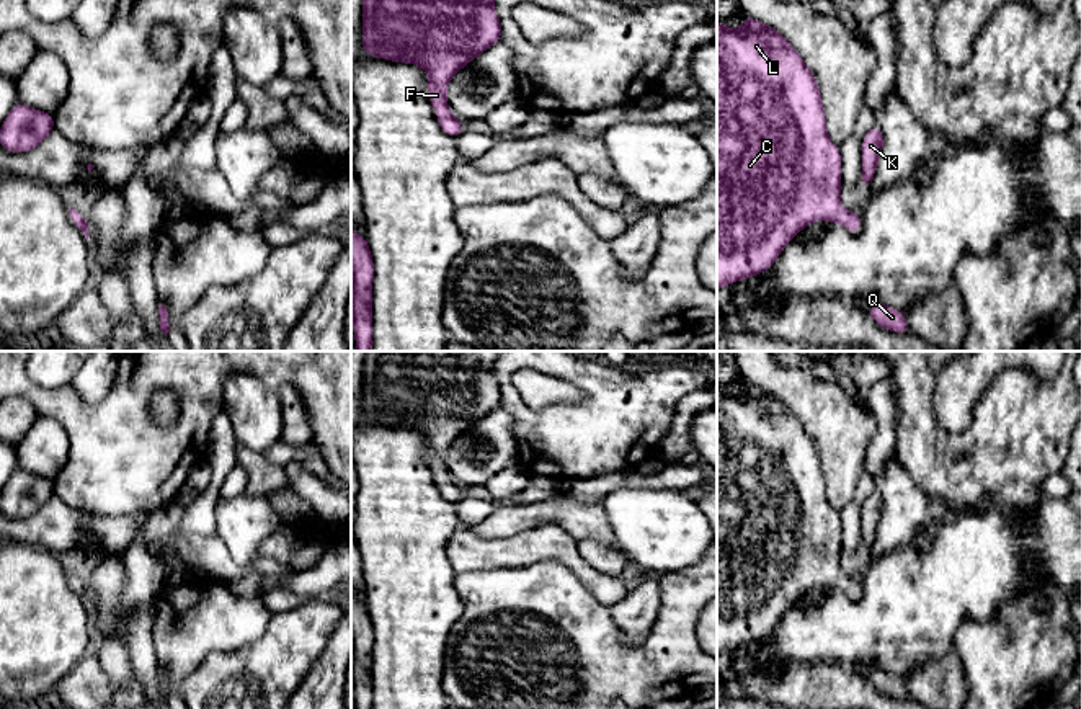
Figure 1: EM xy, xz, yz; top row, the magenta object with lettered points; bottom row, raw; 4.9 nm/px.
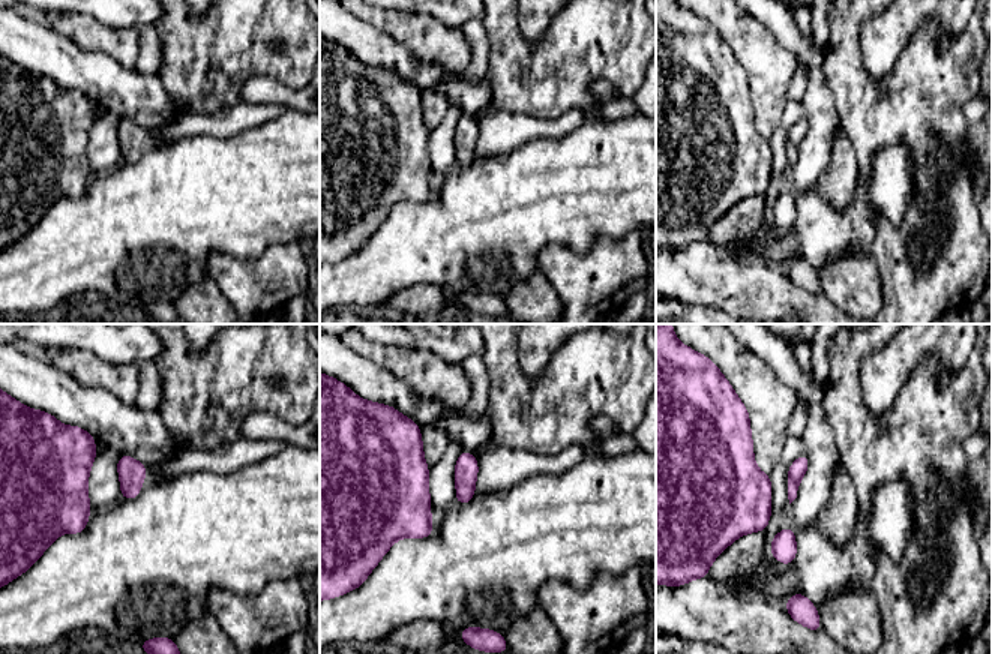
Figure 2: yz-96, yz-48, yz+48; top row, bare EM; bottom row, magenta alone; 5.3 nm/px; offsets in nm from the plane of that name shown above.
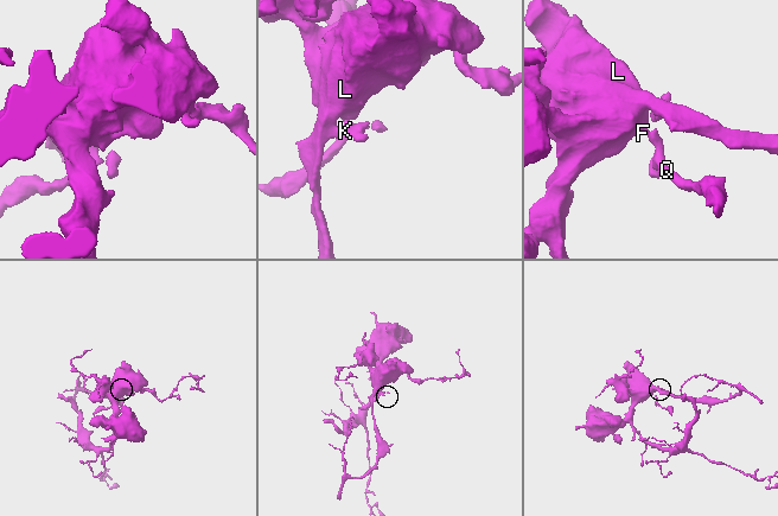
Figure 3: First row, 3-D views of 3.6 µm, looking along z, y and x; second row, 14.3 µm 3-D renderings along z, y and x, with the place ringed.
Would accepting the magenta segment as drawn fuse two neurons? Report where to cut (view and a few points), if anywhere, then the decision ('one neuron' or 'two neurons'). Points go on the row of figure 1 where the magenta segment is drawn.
no cut; one neuron

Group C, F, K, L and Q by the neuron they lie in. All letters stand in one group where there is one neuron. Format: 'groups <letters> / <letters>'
groups C F K L Q

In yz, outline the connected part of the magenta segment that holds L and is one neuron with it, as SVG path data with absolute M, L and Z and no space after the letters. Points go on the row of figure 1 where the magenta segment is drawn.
M743 15L743 28L740 31L732 31L717 21L717 291L725 284L769 270L785 243L812 221L825 219L828 222L841 222L852 235L859 235L861 216L857 211L843 211L839 204L841 185L839 149L828 139L820 87L800 54L779 31L748 15Z

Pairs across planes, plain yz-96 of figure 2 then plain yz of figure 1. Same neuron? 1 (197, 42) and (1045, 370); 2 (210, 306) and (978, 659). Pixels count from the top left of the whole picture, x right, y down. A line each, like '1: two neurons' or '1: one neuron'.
1: two neurons
2: two neurons

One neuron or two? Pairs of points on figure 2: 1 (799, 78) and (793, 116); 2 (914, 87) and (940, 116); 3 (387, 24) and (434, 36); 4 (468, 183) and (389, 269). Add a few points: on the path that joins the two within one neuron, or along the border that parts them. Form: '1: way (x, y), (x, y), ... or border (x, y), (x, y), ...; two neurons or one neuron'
1: border (788, 98), (802, 102); two neurons
2: way (922, 95), (932, 108); one neuron
3: way (399, 24), (422, 35); one neuron
4: way (453, 204), (410, 248); one neuron

